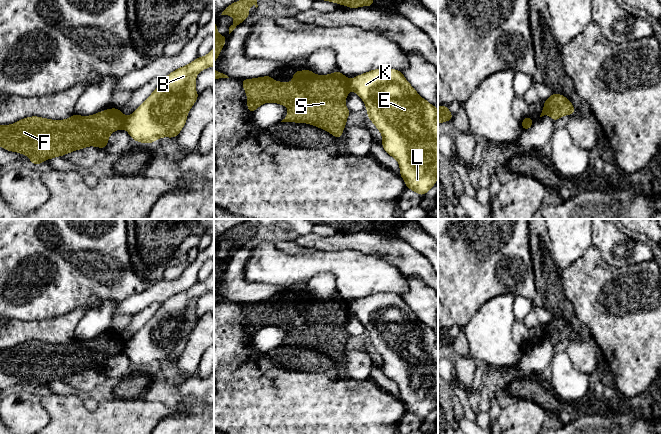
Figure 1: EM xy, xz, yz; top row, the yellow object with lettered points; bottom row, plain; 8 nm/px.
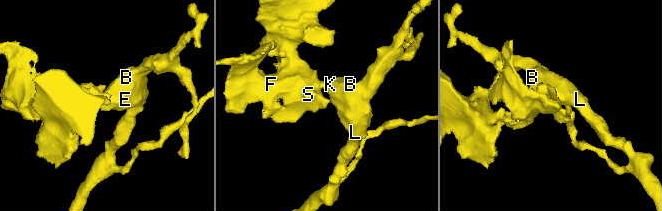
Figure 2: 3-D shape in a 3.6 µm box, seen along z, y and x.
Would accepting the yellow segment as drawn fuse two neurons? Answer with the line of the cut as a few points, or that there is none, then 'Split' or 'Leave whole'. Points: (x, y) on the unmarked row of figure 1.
Split along xy (126, 341), (123, 351). Split

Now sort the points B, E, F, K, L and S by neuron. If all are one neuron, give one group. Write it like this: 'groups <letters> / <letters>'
groups B E K L / F S

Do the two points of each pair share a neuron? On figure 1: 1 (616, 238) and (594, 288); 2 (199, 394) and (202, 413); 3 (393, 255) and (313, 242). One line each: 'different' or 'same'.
1: different
2: different
3: same

